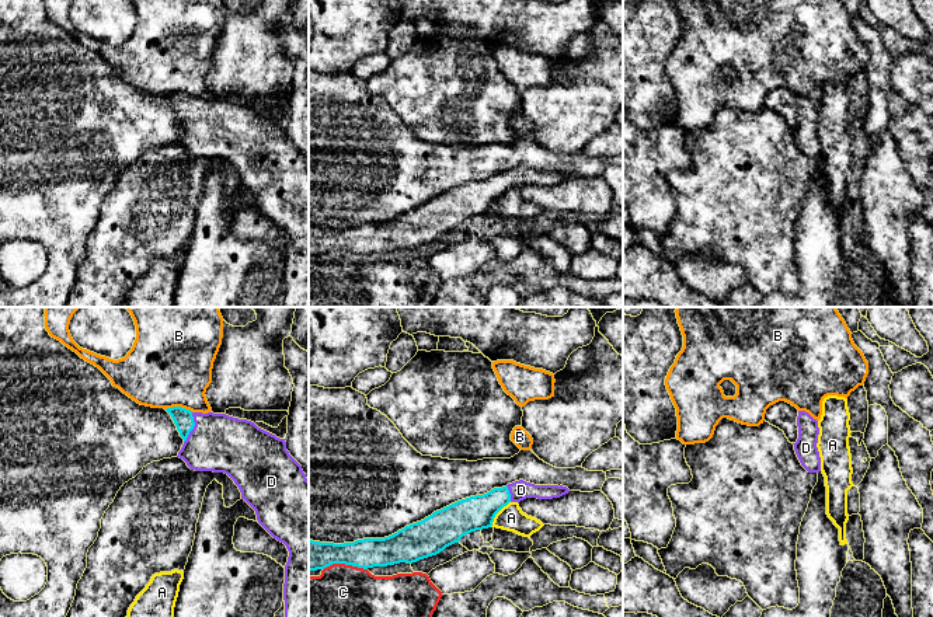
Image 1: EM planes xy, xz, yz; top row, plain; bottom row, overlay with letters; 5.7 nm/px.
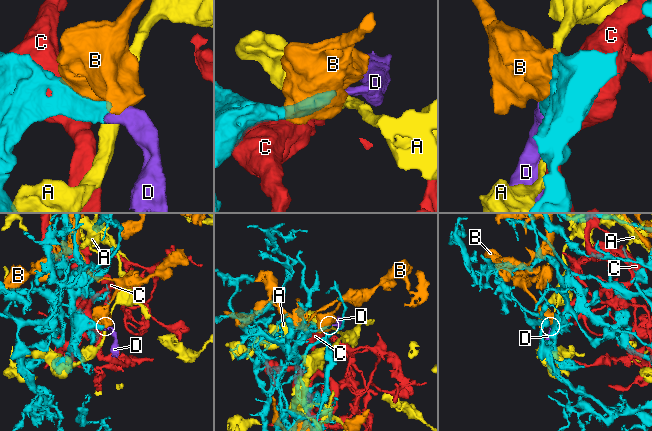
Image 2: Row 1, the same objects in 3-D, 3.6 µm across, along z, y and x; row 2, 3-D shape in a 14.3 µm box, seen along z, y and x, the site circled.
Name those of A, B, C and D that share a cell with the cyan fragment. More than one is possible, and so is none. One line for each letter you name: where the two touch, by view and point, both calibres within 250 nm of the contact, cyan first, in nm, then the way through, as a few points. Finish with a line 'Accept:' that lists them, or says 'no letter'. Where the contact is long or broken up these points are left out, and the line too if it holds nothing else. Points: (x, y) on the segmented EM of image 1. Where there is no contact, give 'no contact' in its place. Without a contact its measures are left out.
D: contact xy (192, 428); calibres 120 and 340 nm; way xy (183, 418), (192, 428), (212, 442), (220, 443)
Accept: D

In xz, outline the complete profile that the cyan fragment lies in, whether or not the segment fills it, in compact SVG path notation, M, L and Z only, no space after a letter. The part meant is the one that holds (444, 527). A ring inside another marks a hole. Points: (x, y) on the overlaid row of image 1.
M519 480L484 495L457 501L384 538L363 538L344 544L309 538L309 572L333 564L363 569L412 564L439 554L471 531L491 527L495 515L509 502L519 503L526 498L553 499L568 492L563 485L535 485Z

